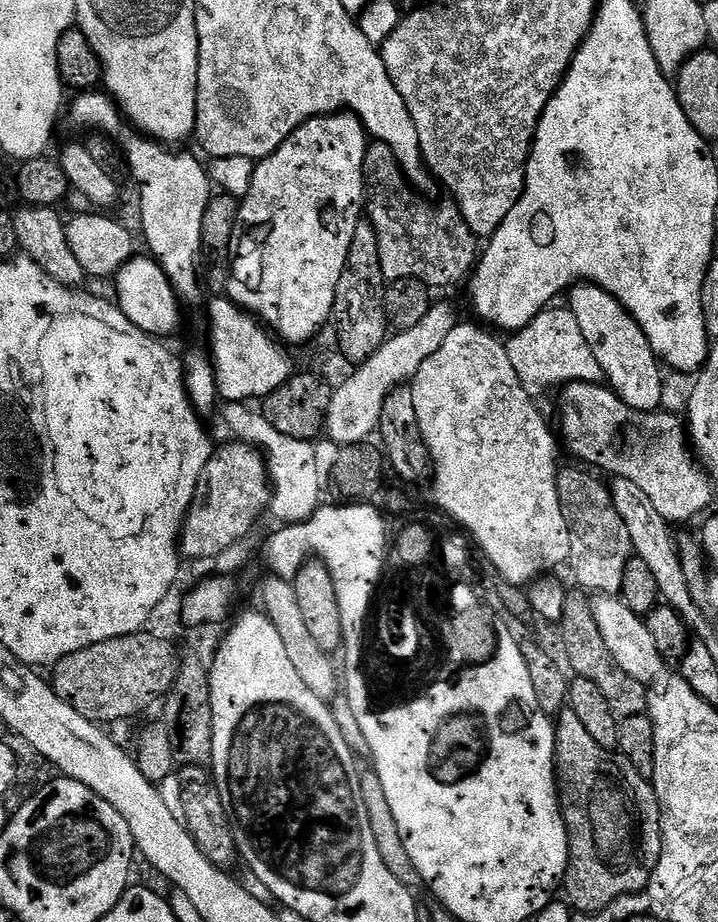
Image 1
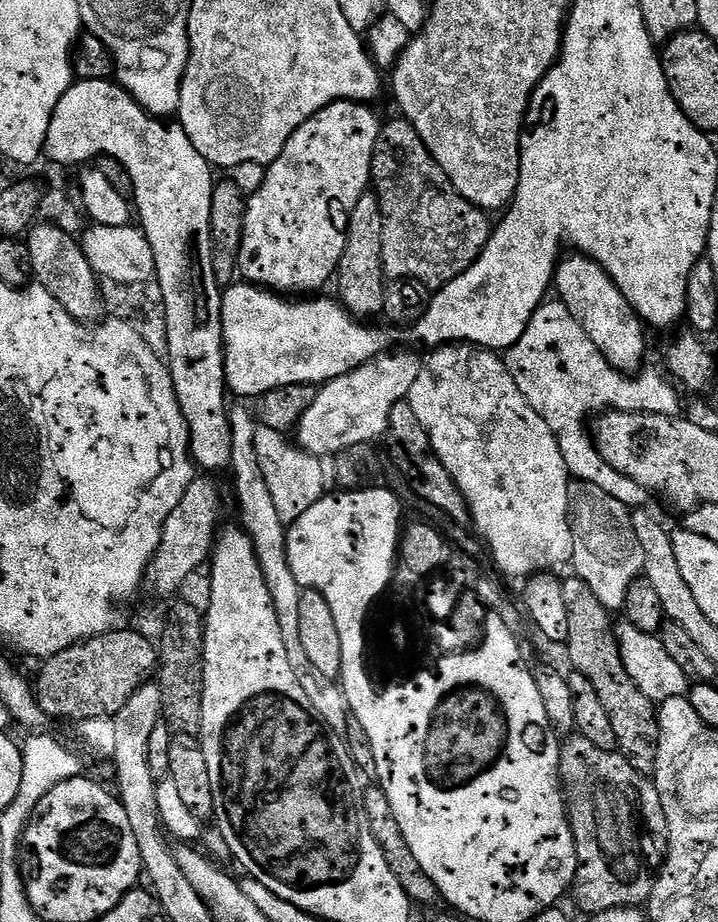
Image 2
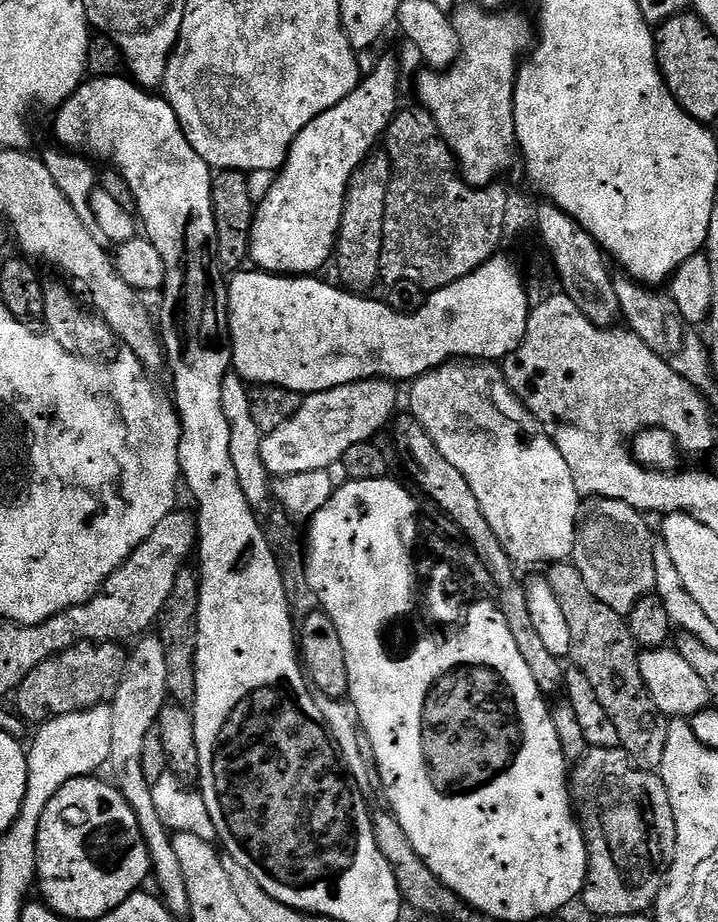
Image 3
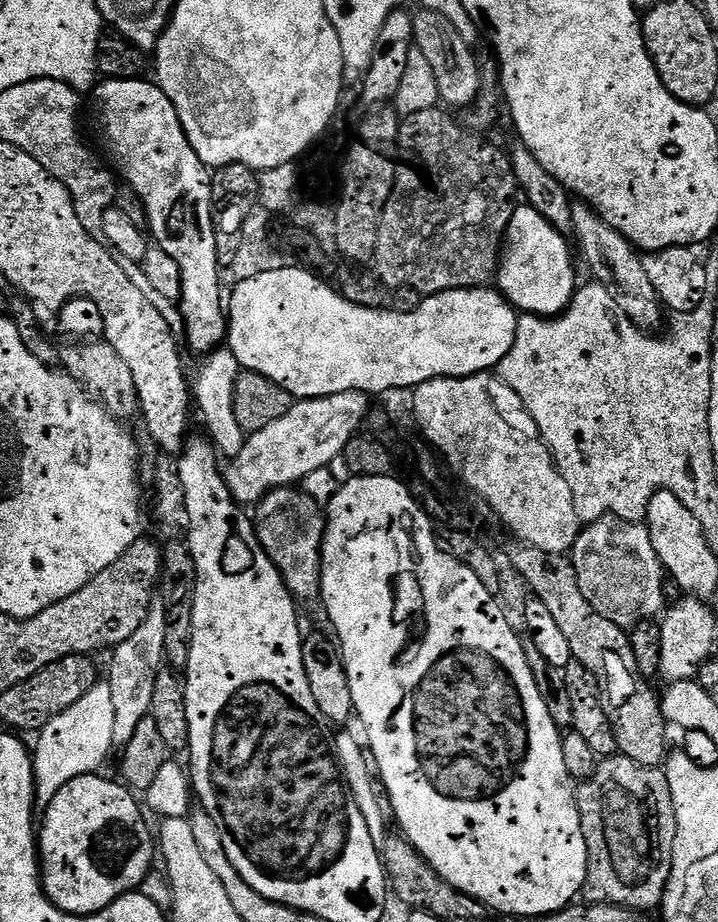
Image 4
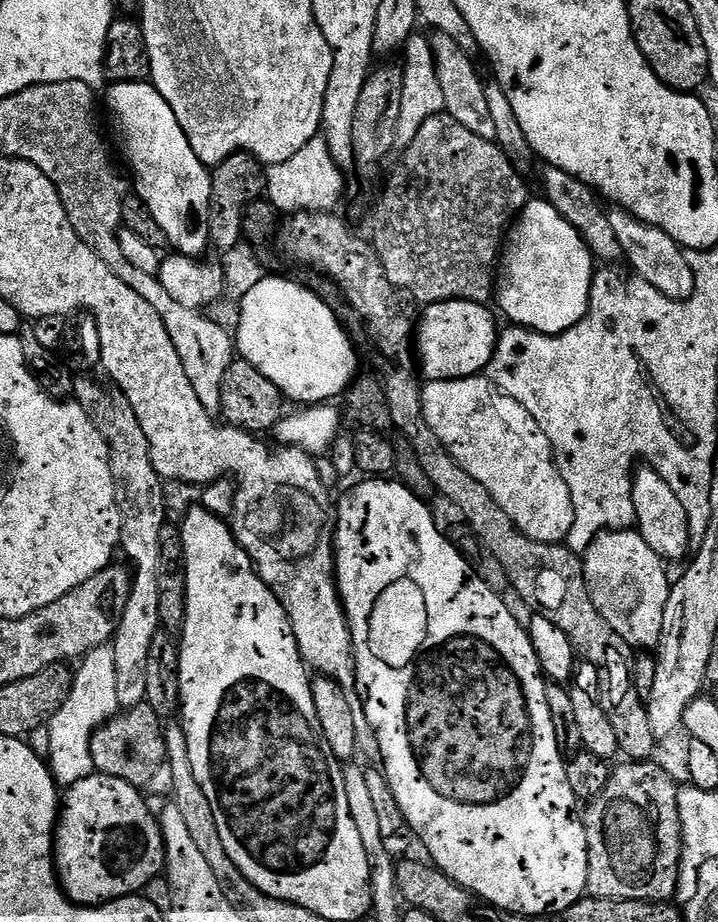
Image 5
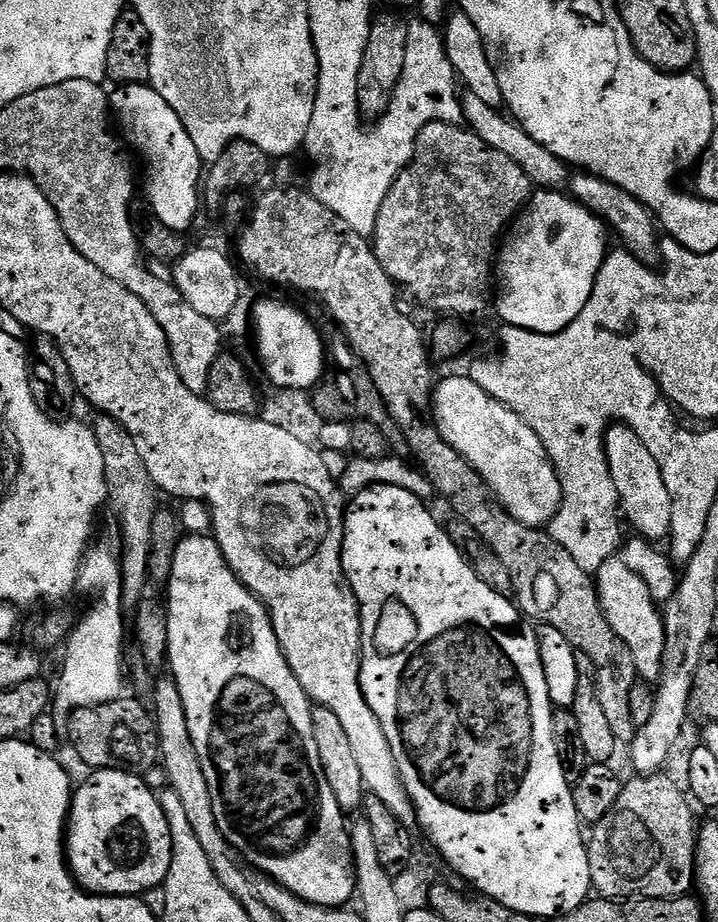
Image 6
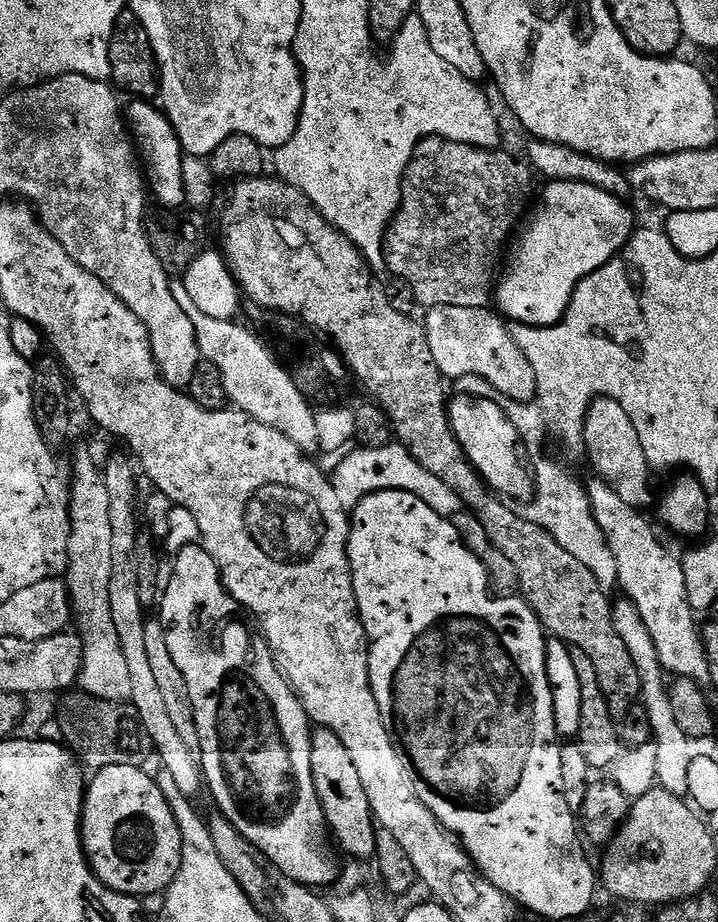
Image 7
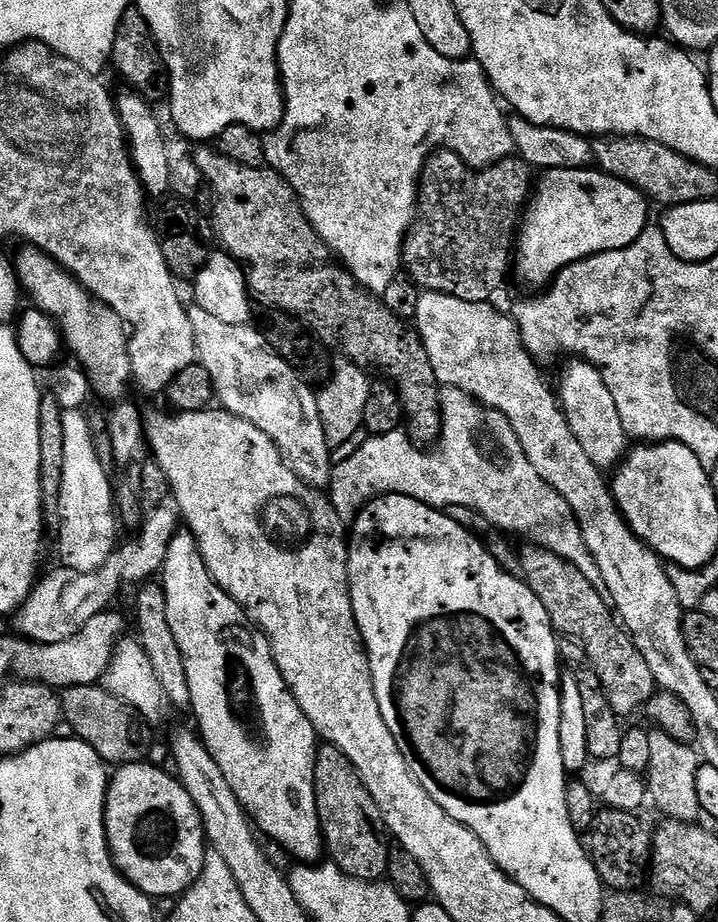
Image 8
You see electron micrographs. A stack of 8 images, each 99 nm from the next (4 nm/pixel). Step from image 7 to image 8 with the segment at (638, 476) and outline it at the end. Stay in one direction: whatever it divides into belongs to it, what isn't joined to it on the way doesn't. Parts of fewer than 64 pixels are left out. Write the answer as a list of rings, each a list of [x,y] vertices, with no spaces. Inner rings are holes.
[[[572,362],[560,376],[558,406],[564,411],[570,430],[574,430],[574,438],[578,438],[590,462],[602,470],[615,469],[626,455],[630,433],[622,426],[618,406],[614,406],[614,394],[610,394],[606,382],[602,382],[602,374],[590,364]]]

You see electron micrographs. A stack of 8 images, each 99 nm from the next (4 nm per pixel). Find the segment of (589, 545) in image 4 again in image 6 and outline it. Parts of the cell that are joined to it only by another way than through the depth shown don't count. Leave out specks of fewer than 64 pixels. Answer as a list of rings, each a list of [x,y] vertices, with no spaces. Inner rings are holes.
[[[609,555],[605,559],[602,567],[594,573],[594,583],[600,605],[606,614],[606,622],[610,622],[614,634],[618,634],[618,638],[622,638],[622,642],[626,642],[626,650],[630,650],[630,658],[634,658],[637,677],[645,684],[655,685],[662,674],[662,658],[666,650],[666,630],[658,601],[650,594],[650,586],[646,586],[646,582],[619,555],[612,557]]]

